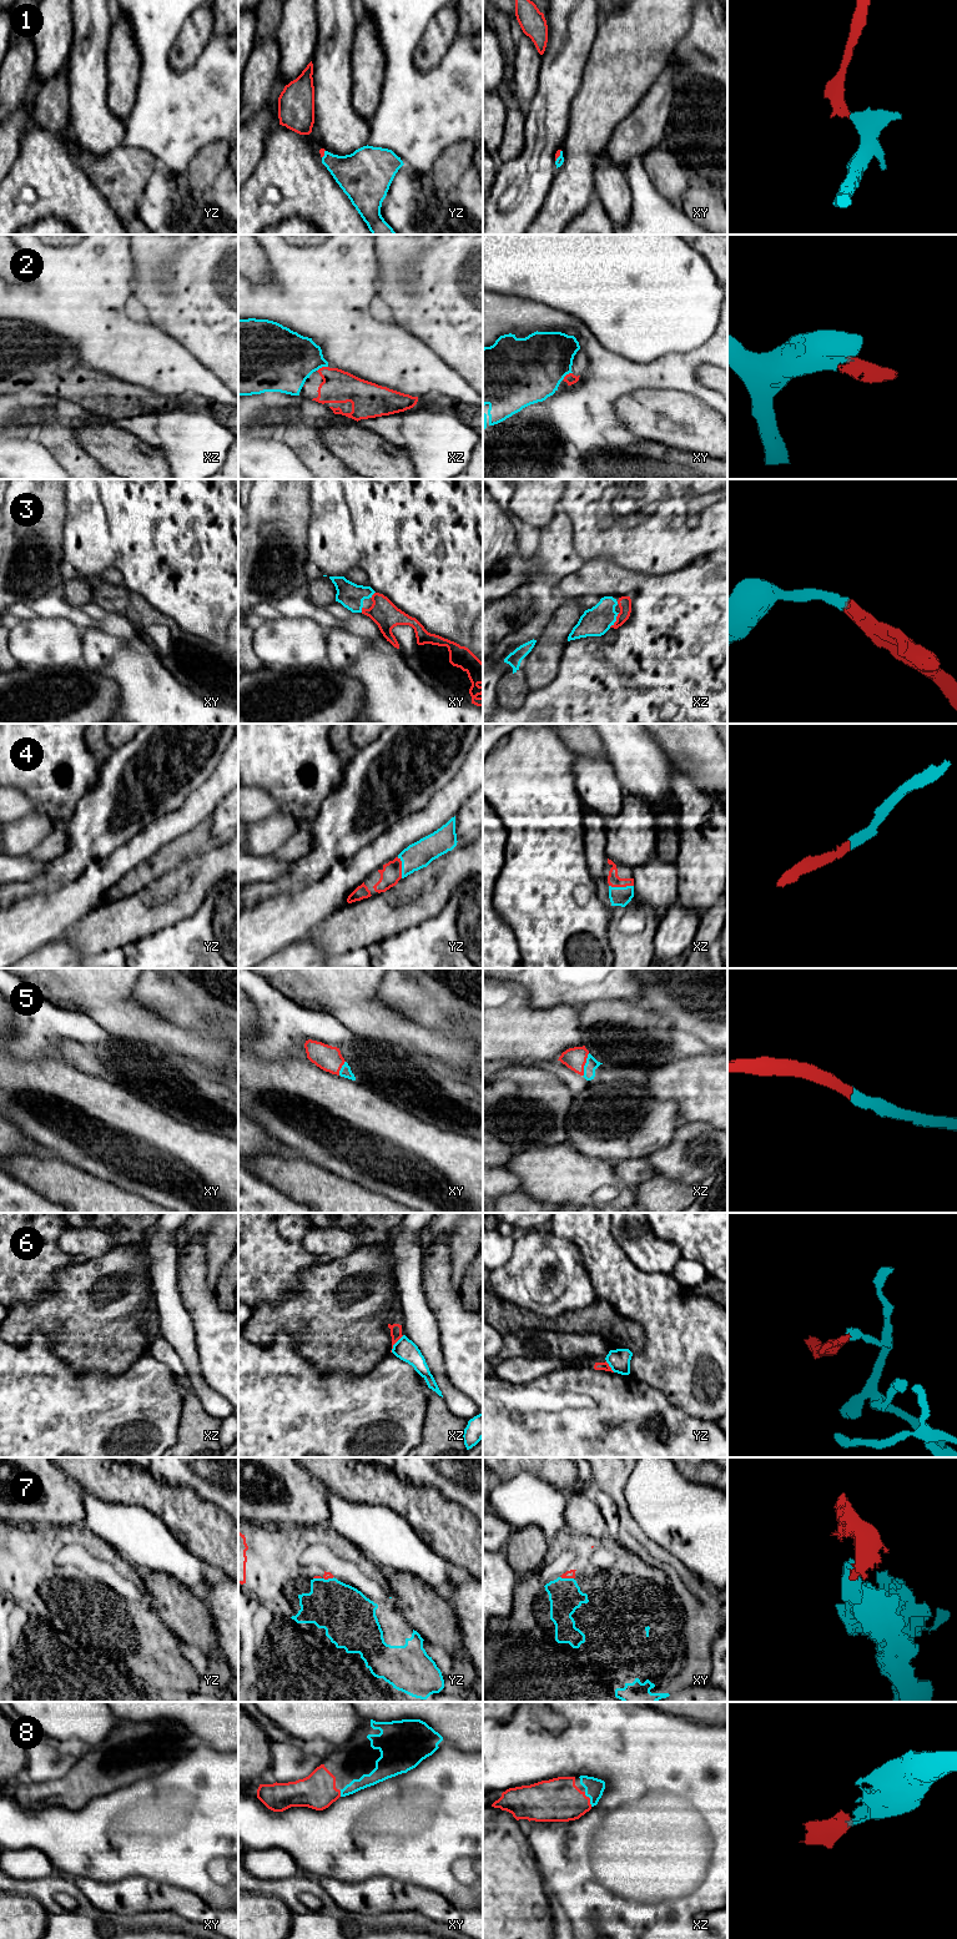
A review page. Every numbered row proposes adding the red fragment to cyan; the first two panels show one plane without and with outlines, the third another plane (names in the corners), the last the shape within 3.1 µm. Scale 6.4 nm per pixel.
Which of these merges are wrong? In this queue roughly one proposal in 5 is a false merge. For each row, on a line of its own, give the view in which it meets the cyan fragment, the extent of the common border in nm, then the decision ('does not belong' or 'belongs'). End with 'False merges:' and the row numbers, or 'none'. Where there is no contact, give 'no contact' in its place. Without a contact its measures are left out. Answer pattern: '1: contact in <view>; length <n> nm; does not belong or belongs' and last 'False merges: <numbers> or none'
1: contact in xy; length 90 nm; belongs
2: contact in xy; length 90 nm; belongs
3: contact in xz; length 120 nm; belongs
4: contact in xz; length 160 nm; belongs
5: contact in xz; length 160 nm; belongs
6: contact in xz; length 140 nm; does not belong
7: contact in xy; length 90 nm; belongs
8: contact in xz; length 110 nm; belongs
False merges: 6

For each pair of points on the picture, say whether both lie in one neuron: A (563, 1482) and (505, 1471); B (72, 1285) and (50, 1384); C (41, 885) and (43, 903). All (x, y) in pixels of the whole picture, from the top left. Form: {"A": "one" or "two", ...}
{"A": "one", "B": "two", "C": "two"}

